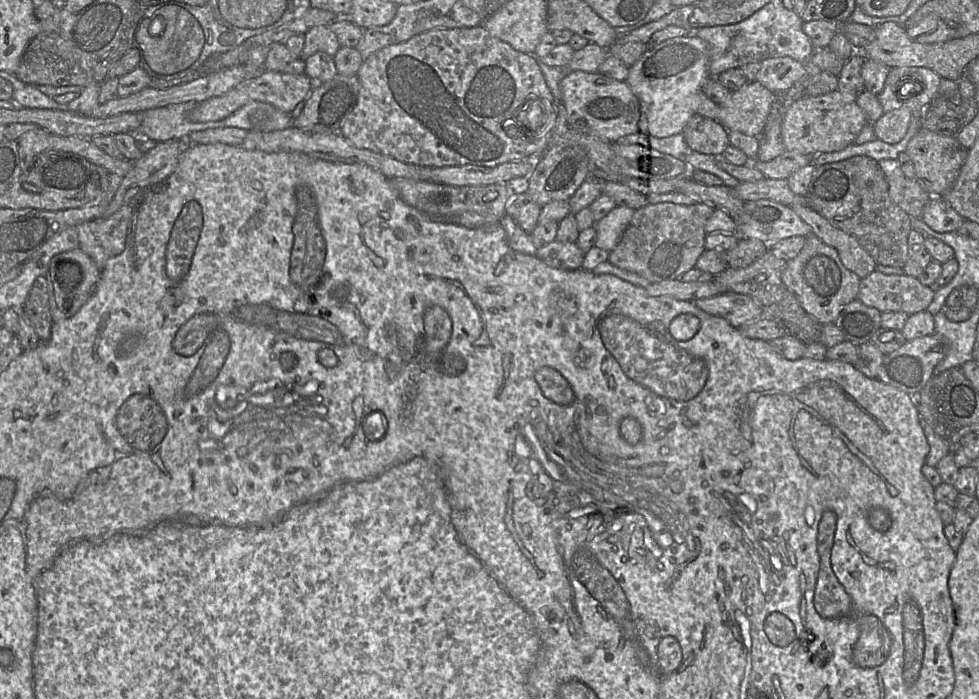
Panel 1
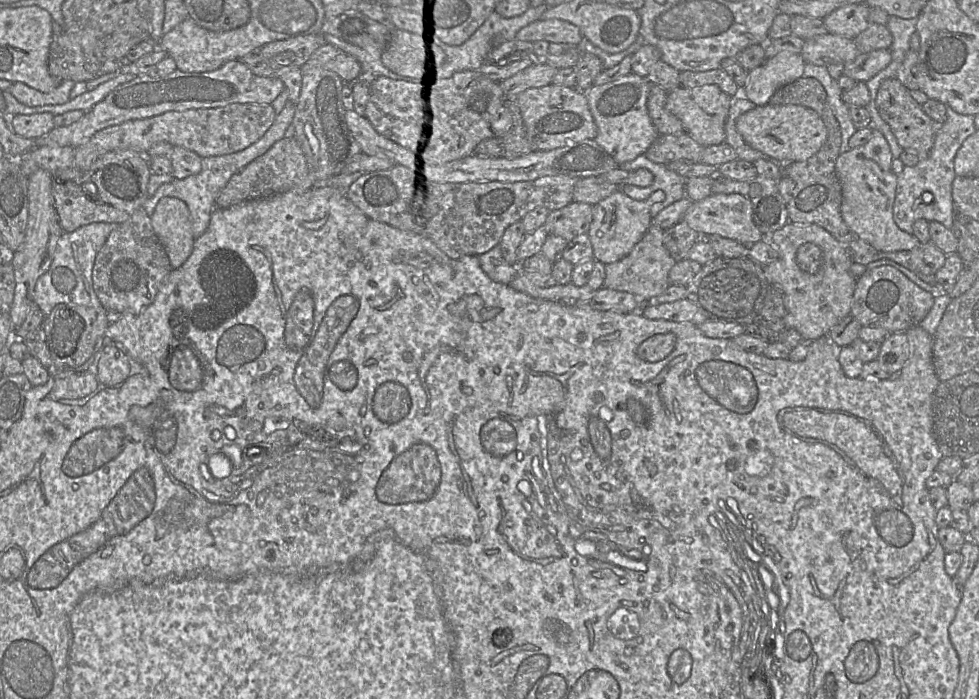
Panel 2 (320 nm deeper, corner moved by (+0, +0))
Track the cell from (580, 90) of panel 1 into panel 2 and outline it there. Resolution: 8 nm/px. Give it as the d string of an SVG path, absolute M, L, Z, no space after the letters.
M550 83L520 92L515 96L515 101L522 115L526 137L534 150L553 150L594 139L597 135L586 94L577 88Z

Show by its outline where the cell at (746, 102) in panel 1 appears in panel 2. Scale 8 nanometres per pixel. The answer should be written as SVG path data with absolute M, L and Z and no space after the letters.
M716 85L693 88L679 86L667 93L667 109L682 123L685 133L703 147L722 144L726 139L725 121L733 98Z

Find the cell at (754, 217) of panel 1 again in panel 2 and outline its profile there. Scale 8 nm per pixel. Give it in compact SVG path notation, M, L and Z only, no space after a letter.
M715 194L692 202L682 221L701 236L719 235L744 245L752 245L764 238L753 223L751 202L741 194Z

